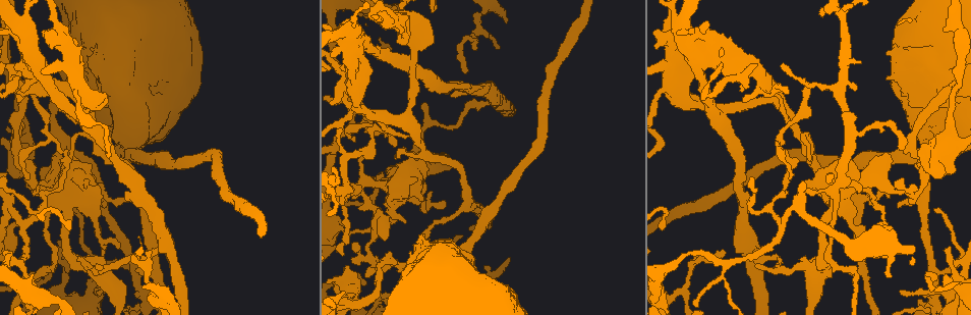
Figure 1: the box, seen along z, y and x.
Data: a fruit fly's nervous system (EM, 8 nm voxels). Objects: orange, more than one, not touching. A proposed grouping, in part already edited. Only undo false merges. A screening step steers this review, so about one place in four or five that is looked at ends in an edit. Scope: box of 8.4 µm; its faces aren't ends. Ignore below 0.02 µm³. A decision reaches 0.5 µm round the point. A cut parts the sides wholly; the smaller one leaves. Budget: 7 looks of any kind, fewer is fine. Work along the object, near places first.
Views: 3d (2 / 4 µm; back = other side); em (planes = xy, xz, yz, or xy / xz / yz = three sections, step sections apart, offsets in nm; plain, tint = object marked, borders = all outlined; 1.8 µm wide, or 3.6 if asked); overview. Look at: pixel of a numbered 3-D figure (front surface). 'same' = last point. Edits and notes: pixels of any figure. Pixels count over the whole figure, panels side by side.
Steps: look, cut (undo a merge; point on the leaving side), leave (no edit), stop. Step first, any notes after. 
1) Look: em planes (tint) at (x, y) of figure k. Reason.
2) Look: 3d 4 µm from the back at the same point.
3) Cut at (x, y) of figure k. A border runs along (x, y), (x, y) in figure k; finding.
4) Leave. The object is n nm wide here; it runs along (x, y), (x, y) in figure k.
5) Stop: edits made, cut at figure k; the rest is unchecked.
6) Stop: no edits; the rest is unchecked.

Look: em planes (tint) at (677, 293) of figure 1. Three-way junction.

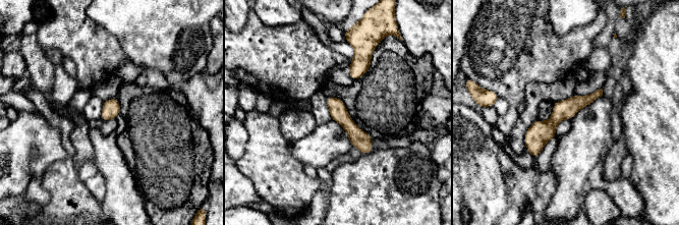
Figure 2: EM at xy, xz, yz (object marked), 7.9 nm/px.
Leave. It runs along (600, 92), (567, 108), (534, 141), (534, 154) in figure 2; continuous, no second neuron.

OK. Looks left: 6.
Look: em planes (tint) at (814, 269) of figure 1.

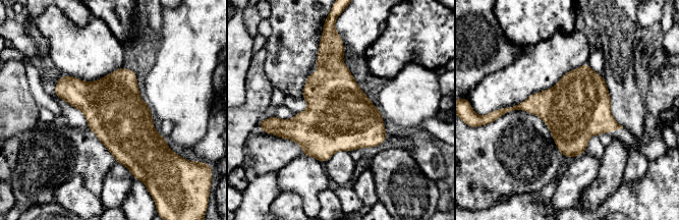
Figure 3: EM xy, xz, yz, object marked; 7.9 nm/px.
Leave. Continuous, no second neuron.

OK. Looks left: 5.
Look: em 3.6 µm planes (tint) at (135, 138) of figure 1. Calibre changes.

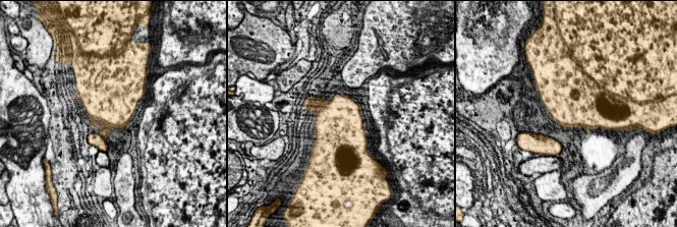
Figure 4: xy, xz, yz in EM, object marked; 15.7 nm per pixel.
Cut at (96, 139) of figure 4. The object is 700 nm wide here; a border runs along (97, 133), (104, 139) in figure 4; two neurons meet here.

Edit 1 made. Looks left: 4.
Stop: edits made, cut at figure 4; the rest is unchecked.

